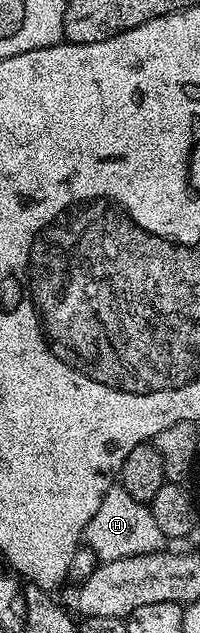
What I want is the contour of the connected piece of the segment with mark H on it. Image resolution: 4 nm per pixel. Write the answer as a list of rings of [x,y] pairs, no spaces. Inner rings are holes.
[[[114,485],[107,489],[103,505],[95,509],[95,517],[85,527],[84,542],[94,551],[98,560],[104,562],[119,561],[120,558],[135,557],[137,554],[160,552],[163,536],[159,525],[155,525],[153,508],[148,503],[135,501],[127,489]]]

